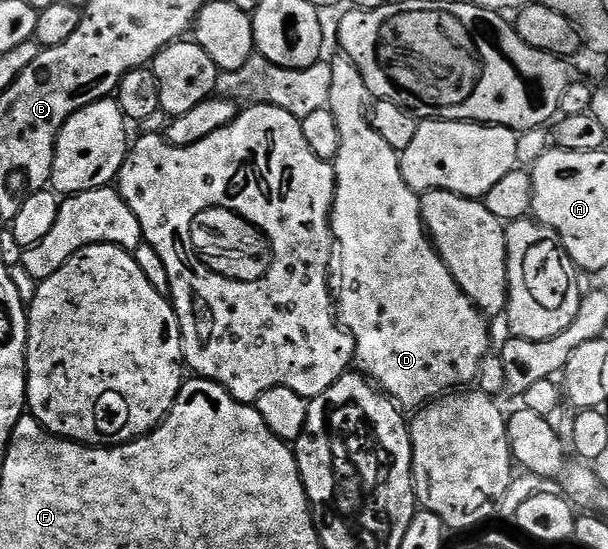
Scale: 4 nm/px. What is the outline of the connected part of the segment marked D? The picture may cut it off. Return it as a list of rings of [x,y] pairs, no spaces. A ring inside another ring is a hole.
[[[336,53],[335,56],[330,56],[329,62],[333,73],[333,86],[329,88],[327,107],[333,113],[333,117],[337,117],[337,127],[341,132],[341,149],[333,161],[335,168],[335,204],[331,207],[331,233],[333,236],[331,293],[337,318],[347,334],[355,338],[355,363],[358,370],[366,375],[372,383],[376,384],[384,395],[391,396],[399,404],[400,408],[408,409],[407,407],[413,407],[412,409],[419,409],[448,392],[466,388],[478,380],[483,360],[487,358],[492,350],[491,331],[487,328],[489,319],[476,307],[474,301],[463,292],[461,285],[457,285],[453,273],[449,273],[445,261],[439,256],[438,249],[431,241],[431,236],[427,234],[427,228],[423,226],[423,214],[419,204],[420,196],[407,184],[401,173],[400,152],[395,151],[393,145],[387,144],[381,138],[381,133],[377,133],[377,129],[373,129],[371,124],[373,96],[365,85],[365,77],[361,77],[357,65],[353,63],[348,55]]]

